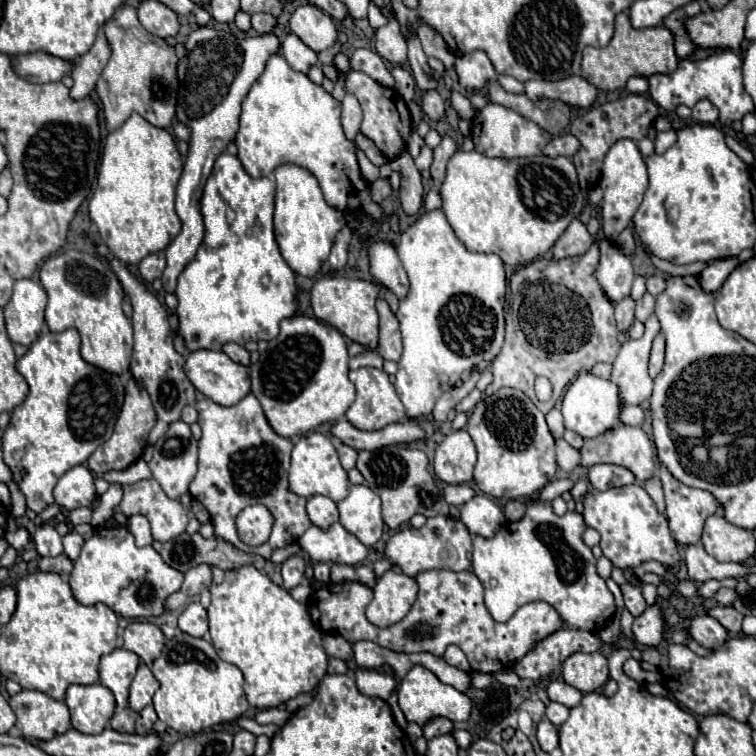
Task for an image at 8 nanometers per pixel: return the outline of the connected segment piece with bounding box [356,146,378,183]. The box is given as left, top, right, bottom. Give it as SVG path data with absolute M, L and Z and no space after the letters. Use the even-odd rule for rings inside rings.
M356 146L356 157L358 158L358 165L360 165L360 173L368 183L374 183L378 179L378 167L372 165L368 161L368 157Z

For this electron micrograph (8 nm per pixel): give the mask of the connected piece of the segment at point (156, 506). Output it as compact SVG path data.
M154 479L124 485L122 503L114 509L126 517L144 515L150 521L152 537L160 543L172 541L186 531L188 513L180 501L170 499Z

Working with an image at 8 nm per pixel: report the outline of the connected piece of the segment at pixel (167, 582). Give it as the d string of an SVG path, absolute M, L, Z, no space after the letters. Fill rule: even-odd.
M102 527L84 543L70 573L70 589L82 605L104 603L122 617L152 617L164 613L164 599L178 591L184 575L168 567L152 547L136 547L126 527Z

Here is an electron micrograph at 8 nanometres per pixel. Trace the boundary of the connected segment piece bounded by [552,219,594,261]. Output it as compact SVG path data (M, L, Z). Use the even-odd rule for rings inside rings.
M574 219L568 229L564 231L564 235L556 241L554 249L552 249L552 255L554 255L554 261L560 261L560 259L566 259L566 257L578 257L578 255L584 255L590 245L592 245L594 237L586 231L584 223L580 219Z

